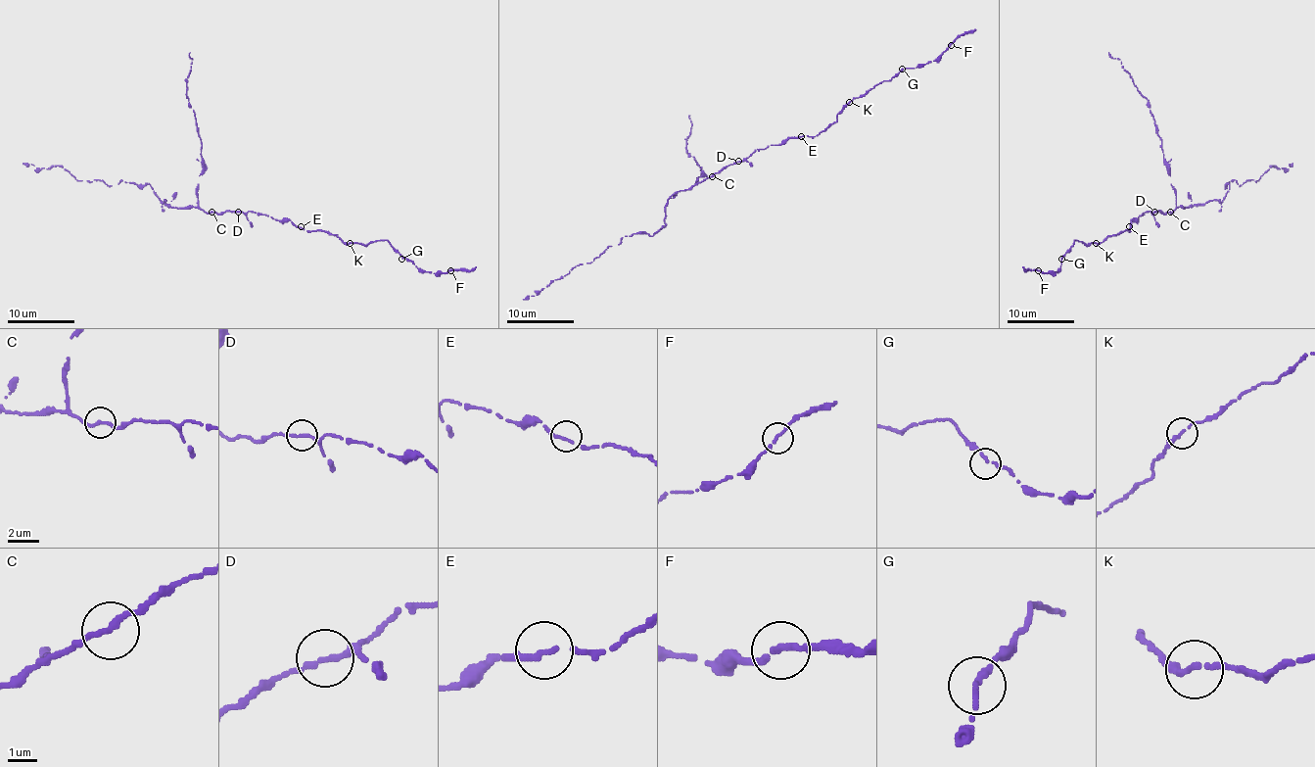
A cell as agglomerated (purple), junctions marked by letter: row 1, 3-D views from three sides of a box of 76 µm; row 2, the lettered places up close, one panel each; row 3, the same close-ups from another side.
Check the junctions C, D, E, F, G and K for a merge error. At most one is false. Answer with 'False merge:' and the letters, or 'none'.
False merge: none

